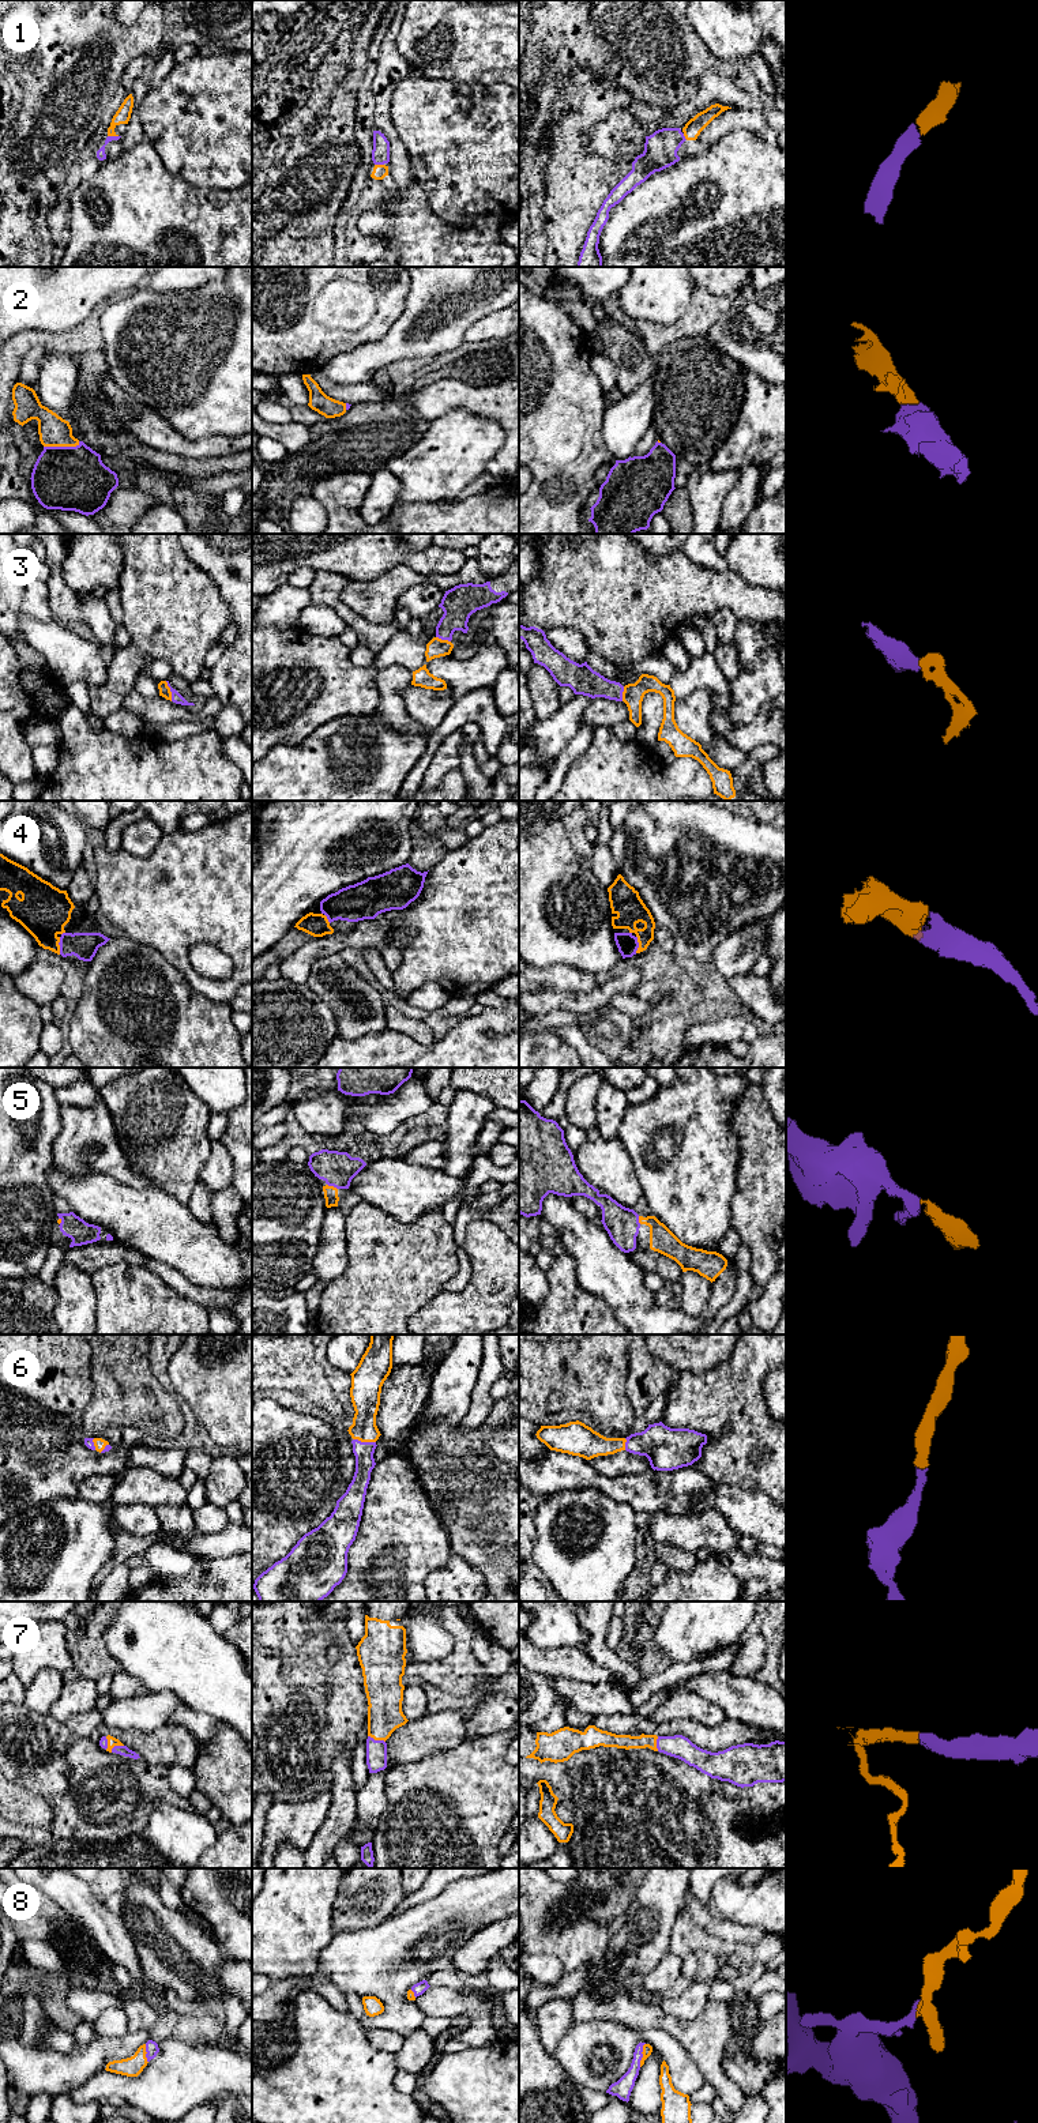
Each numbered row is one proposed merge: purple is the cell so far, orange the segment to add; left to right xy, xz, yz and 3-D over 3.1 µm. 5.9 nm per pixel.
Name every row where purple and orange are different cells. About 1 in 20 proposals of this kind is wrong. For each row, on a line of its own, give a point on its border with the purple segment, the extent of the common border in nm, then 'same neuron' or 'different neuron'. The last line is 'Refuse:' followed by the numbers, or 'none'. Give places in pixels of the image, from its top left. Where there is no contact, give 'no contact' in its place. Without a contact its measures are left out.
1: xy (113, 136) | 60 nm | same neuron
2: xy (61, 447) | 220 nm | same neuron
3: xy (170, 691) | 130 nm | same neuron
4: xy (59, 944) | 100 nm | same neuron
5: xz (333, 1185) | 70 nm | same neuron
6: xz (364, 1442) | 140 nm | same neuron
7: xz (376, 1741) | 110 nm | same neuron
8: yz (642, 2055) | 150 nm | same neuron
Refuse: none

